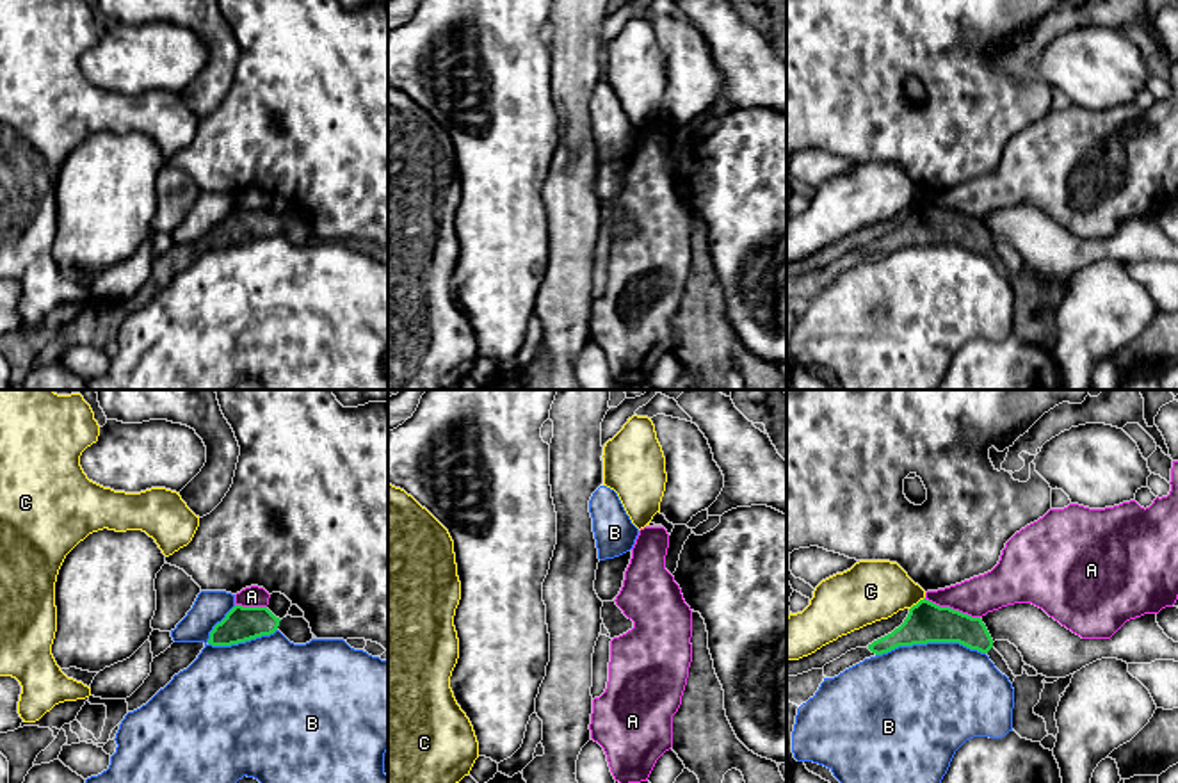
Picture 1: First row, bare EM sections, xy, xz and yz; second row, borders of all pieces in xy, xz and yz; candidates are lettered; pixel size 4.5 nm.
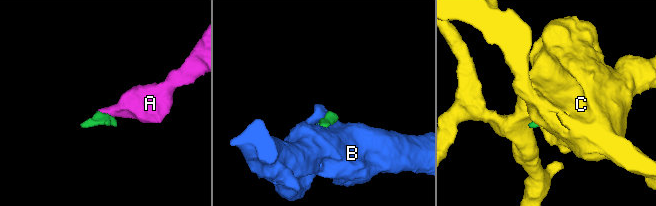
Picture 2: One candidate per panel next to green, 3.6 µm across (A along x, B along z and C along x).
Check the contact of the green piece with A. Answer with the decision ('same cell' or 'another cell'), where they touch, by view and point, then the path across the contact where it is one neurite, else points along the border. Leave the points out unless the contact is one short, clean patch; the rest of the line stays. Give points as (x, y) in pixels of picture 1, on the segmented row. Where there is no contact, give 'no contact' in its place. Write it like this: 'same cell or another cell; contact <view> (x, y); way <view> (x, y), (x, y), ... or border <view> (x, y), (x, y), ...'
another cell; contact yz (952, 609); border yz (924, 598), (979, 618)

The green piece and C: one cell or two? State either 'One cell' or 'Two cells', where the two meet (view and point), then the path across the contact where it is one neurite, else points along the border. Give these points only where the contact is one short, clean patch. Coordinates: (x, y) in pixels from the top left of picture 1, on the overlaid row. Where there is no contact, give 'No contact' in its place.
Two cells. Touches green at yz (919, 602). Boundary: yz (924, 597), (910, 609)

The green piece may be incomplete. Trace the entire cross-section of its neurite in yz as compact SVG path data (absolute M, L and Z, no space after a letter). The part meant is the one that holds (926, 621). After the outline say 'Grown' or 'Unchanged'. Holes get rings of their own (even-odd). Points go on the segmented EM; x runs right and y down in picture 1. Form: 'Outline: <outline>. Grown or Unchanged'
Outline: M924 598L909 609L899 628L868 644L868 650L883 655L899 646L927 642L959 642L980 653L988 653L993 648L993 639L980 618L940 607Z. Unchanged

